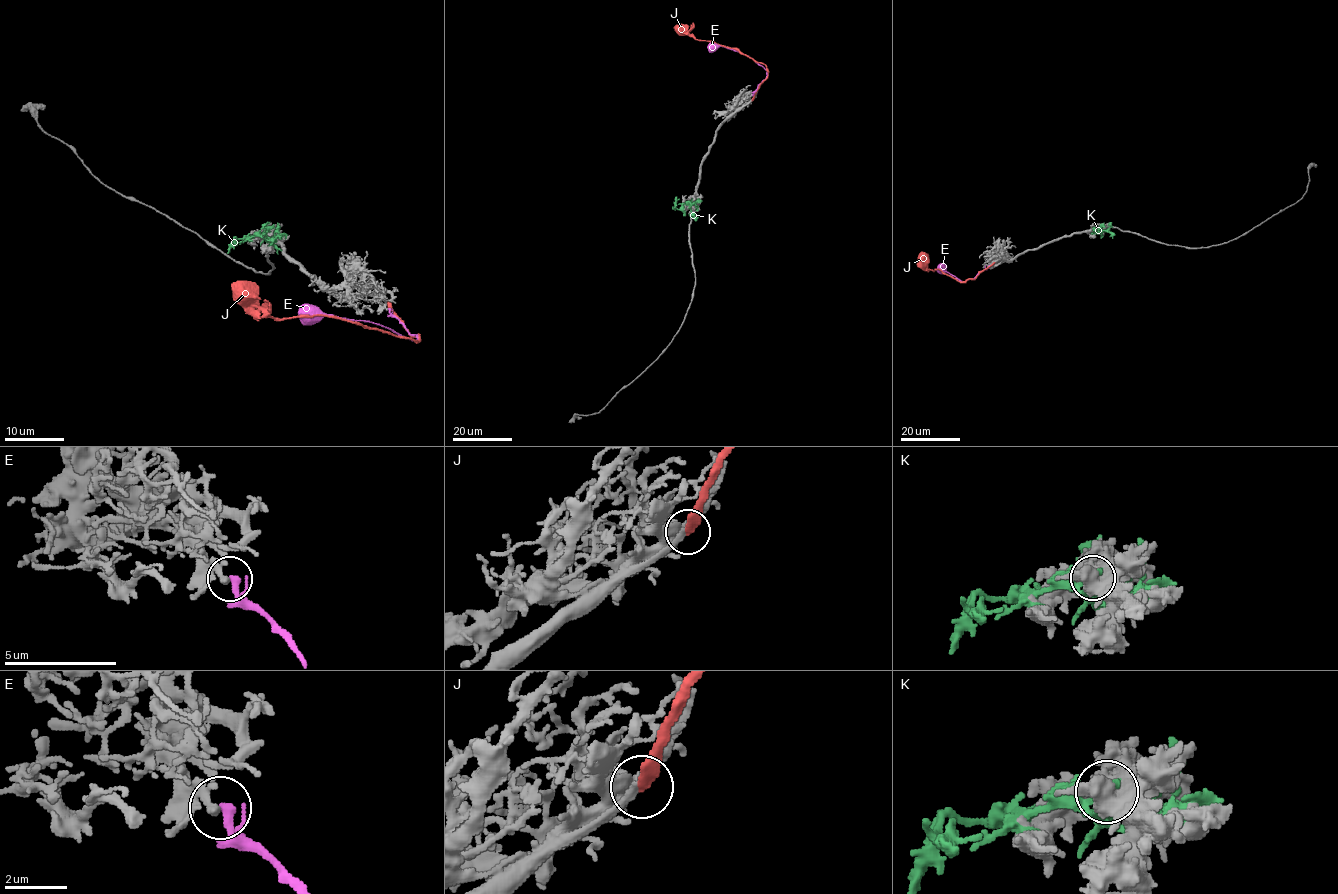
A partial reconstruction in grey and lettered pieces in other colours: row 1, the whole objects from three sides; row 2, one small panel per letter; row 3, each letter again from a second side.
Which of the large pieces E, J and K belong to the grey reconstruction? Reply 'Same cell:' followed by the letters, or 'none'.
Same cell: J

